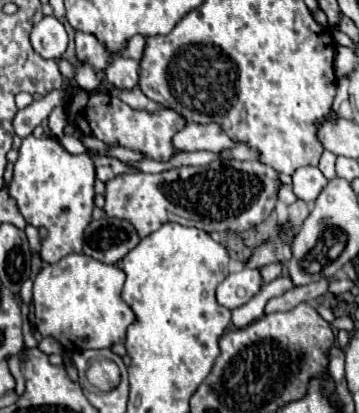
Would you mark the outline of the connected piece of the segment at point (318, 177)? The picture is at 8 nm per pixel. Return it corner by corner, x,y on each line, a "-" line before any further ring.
302,166
292,174
292,184
294,184
294,194
300,200
312,204
326,188
328,180
316,166

